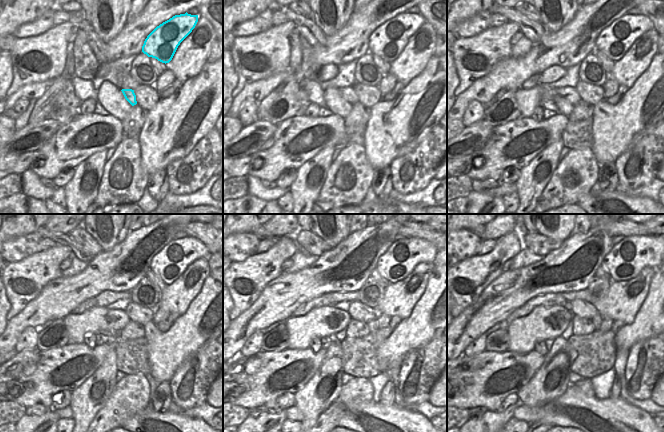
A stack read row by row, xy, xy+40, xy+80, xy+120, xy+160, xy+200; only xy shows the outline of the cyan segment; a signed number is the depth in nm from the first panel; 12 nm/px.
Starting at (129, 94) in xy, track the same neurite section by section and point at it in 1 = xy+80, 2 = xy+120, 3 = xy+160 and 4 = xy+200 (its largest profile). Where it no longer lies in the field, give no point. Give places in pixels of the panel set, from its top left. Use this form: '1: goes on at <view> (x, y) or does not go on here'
1: goes on at xy+80 (527, 99)
2: goes on at xy+120 (95, 319)
3: goes on at xy+160 (326, 321)
4: goes on at xy+200 (544, 322)

